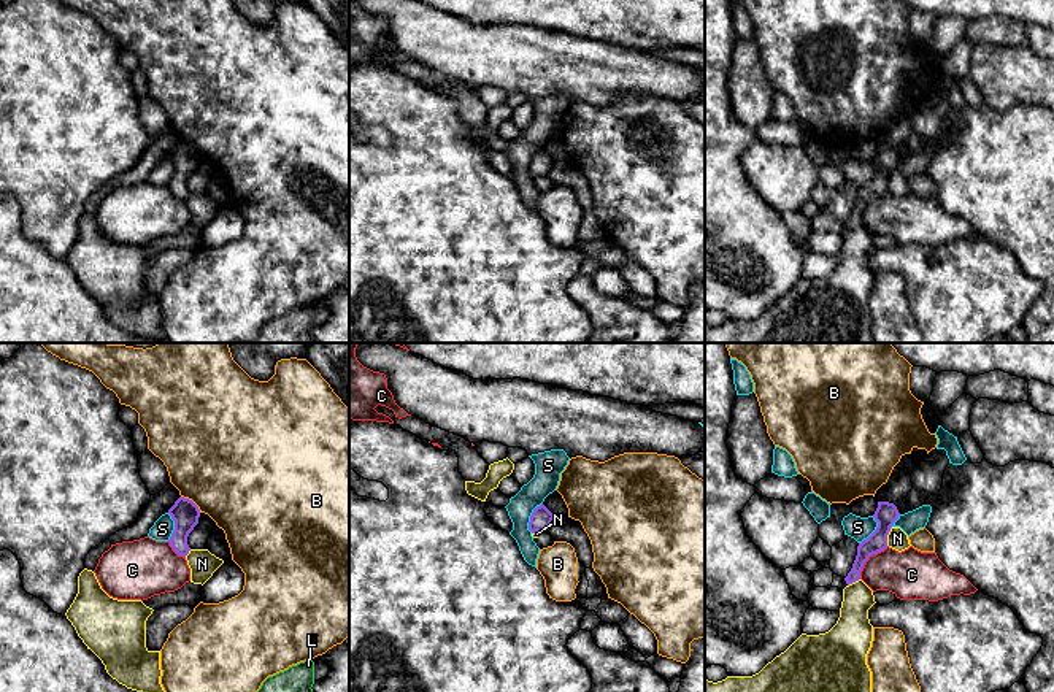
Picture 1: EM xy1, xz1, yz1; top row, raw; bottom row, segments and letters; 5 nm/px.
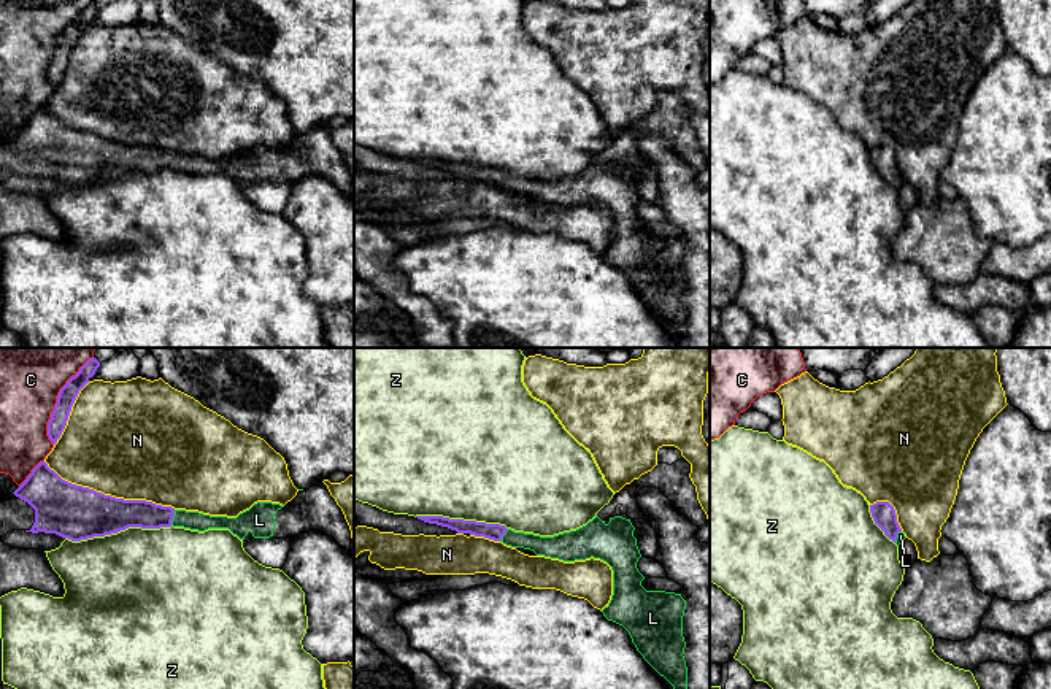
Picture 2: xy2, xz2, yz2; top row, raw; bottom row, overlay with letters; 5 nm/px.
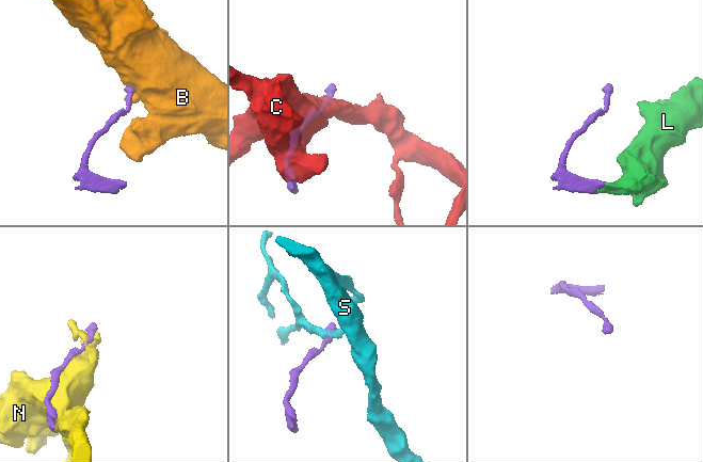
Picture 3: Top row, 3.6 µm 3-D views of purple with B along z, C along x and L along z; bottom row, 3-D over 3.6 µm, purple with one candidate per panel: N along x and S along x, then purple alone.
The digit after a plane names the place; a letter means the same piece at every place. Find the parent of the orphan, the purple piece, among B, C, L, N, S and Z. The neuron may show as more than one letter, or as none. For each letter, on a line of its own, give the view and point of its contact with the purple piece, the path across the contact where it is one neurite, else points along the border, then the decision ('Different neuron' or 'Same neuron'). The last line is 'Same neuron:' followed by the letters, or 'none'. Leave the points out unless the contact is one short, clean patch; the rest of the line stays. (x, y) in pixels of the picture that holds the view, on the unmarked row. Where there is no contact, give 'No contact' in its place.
B: Touches purple at xy1 (192, 146). Boundary: xy1 (181, 140), (188, 142), (200, 156). Different neuron
C: Touches purple at xy2 (57, 45). Different neuron
L: Touches purple at xy2 (172, 162). Path across: xy2 (123, 157), (172, 162), (189, 164). Same neuron
N: Touches purple at xy2 (110, 140). Different neuron
S: Touches purple at xz1 (530, 162). Boundary: xz1 (542, 146), (530, 161), (530, 176). Different neuron
Z: Touches purple at xy2 (118, 175). Different neuron
Same neuron: L

